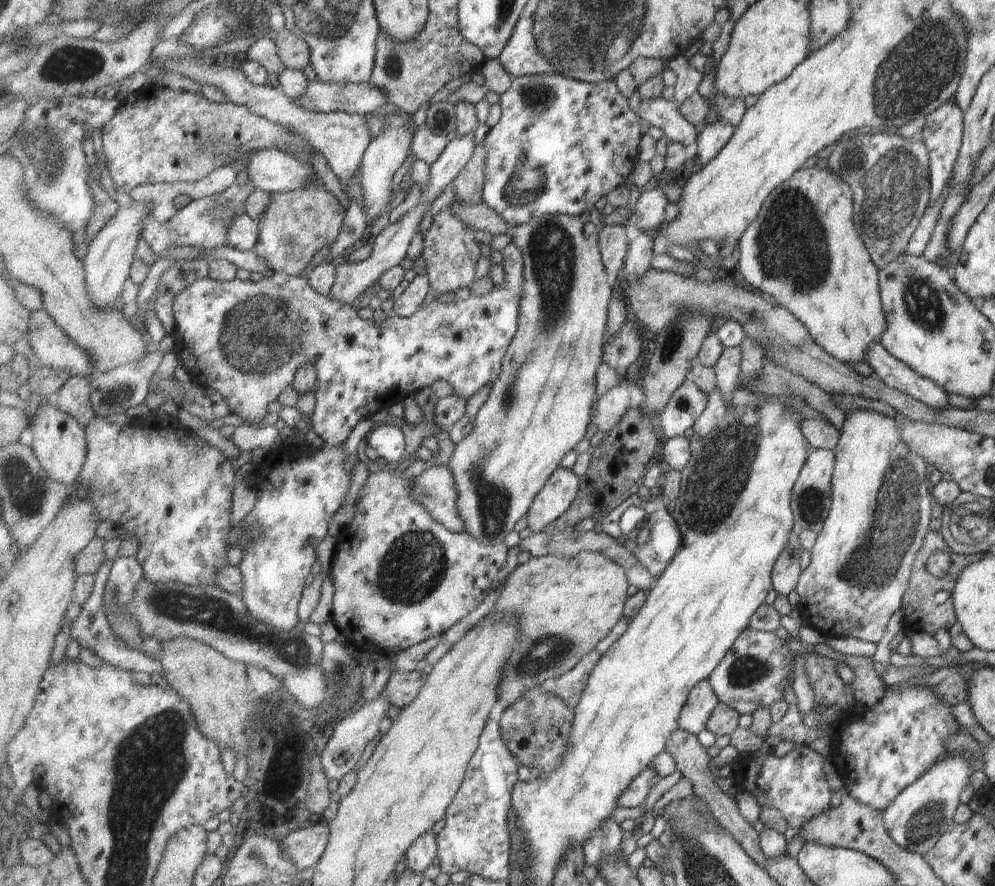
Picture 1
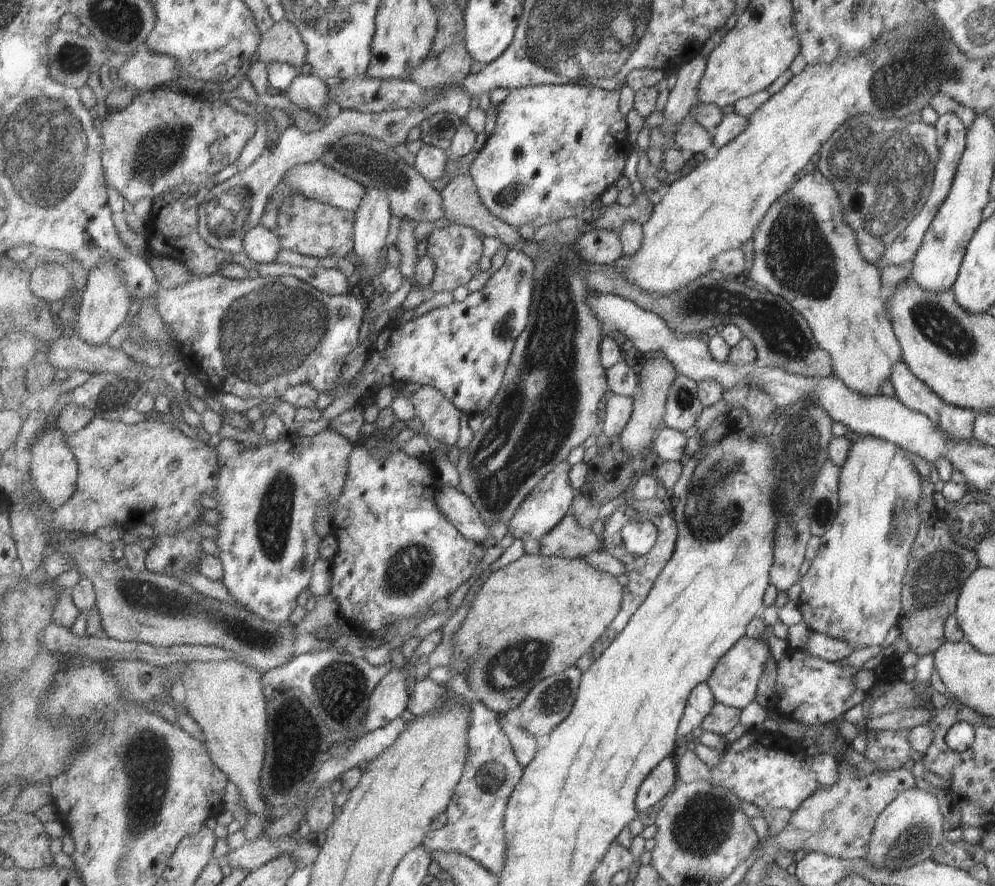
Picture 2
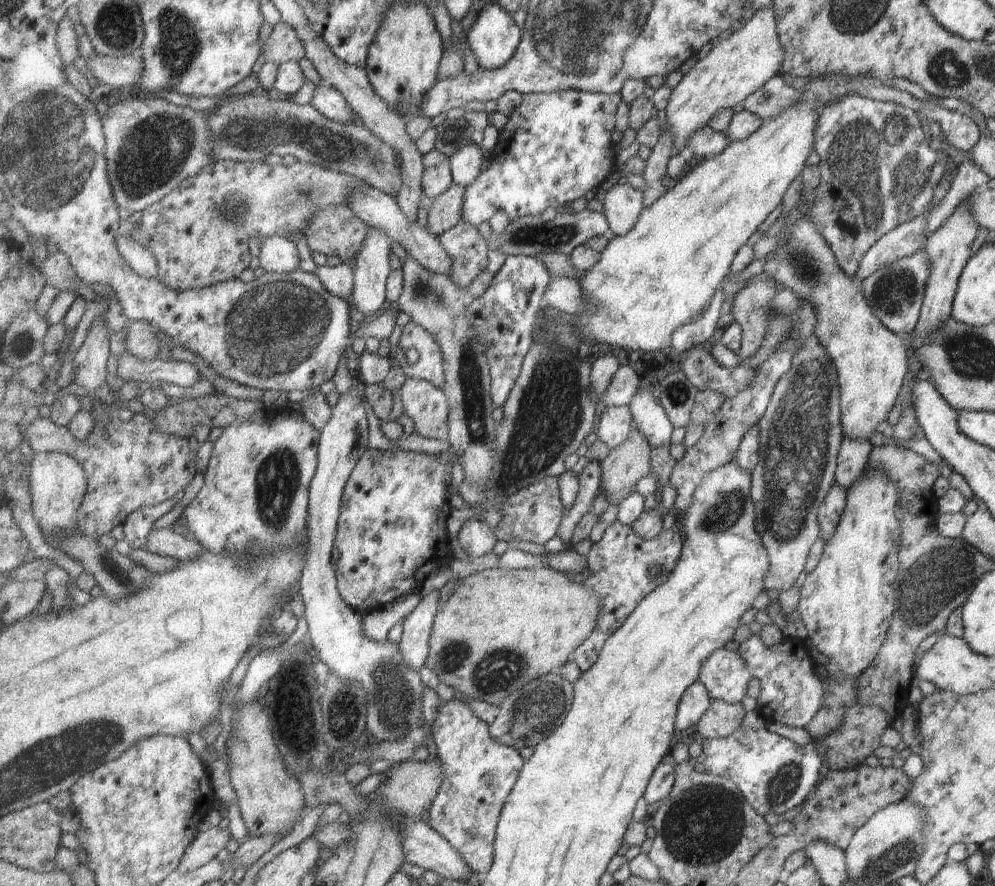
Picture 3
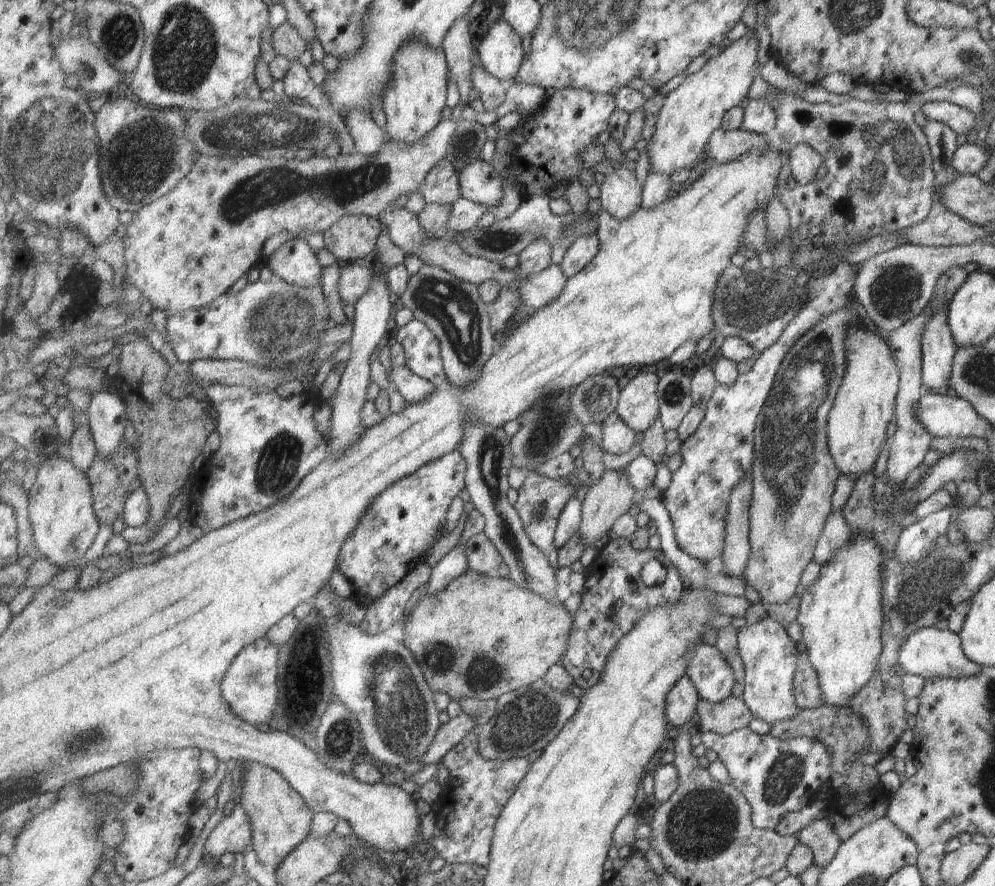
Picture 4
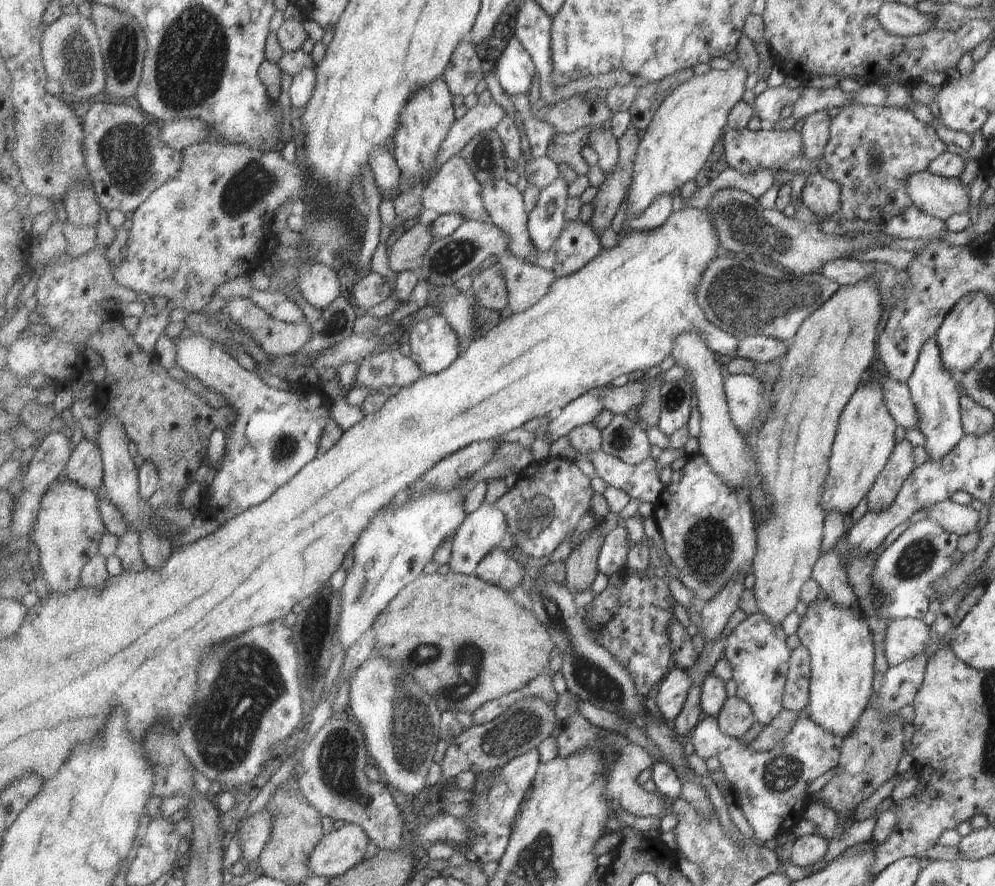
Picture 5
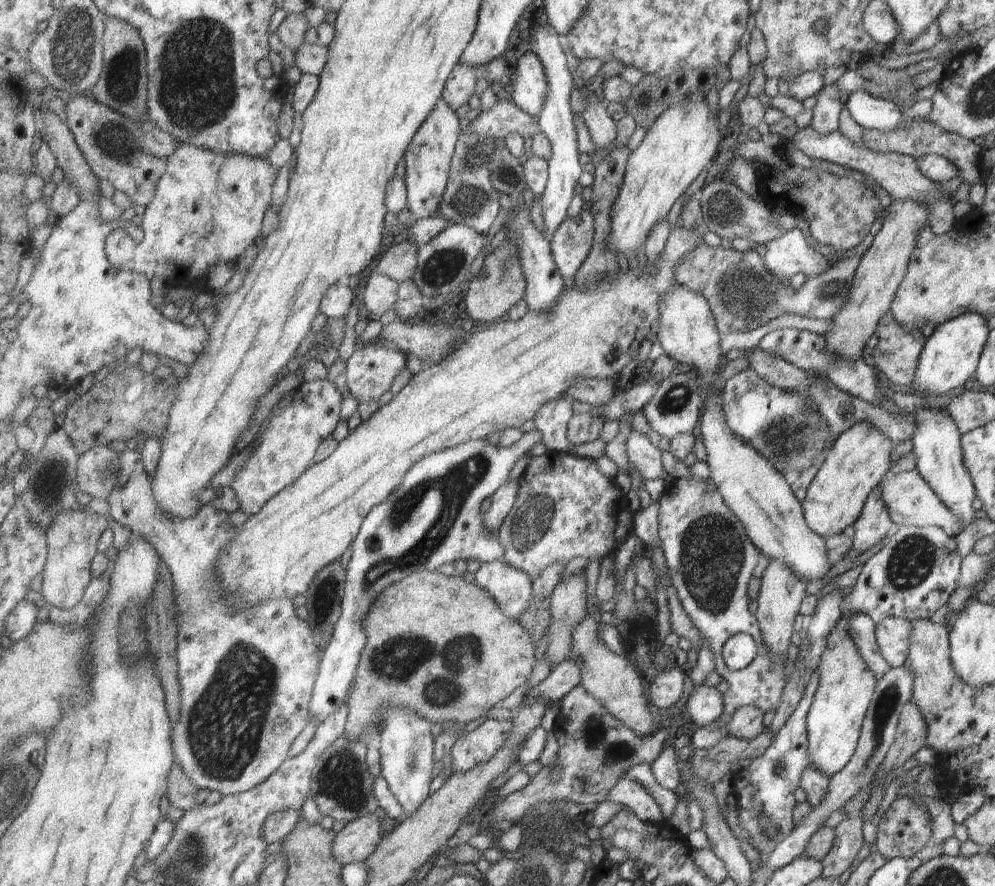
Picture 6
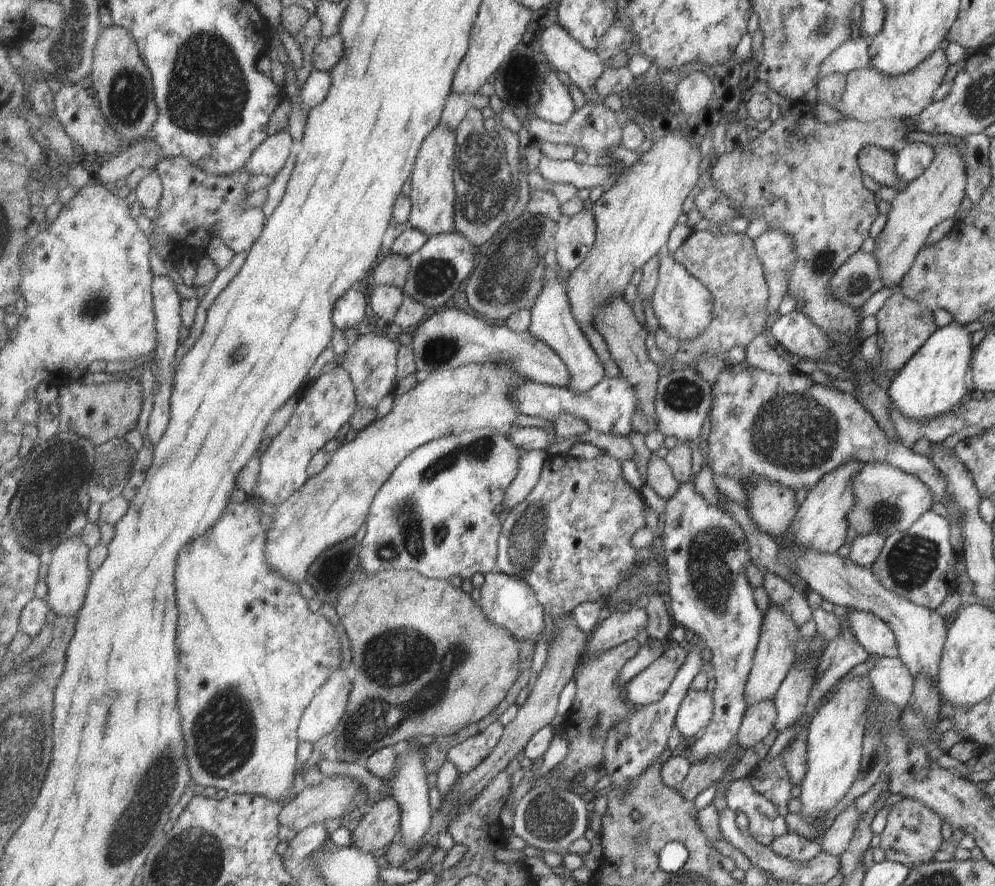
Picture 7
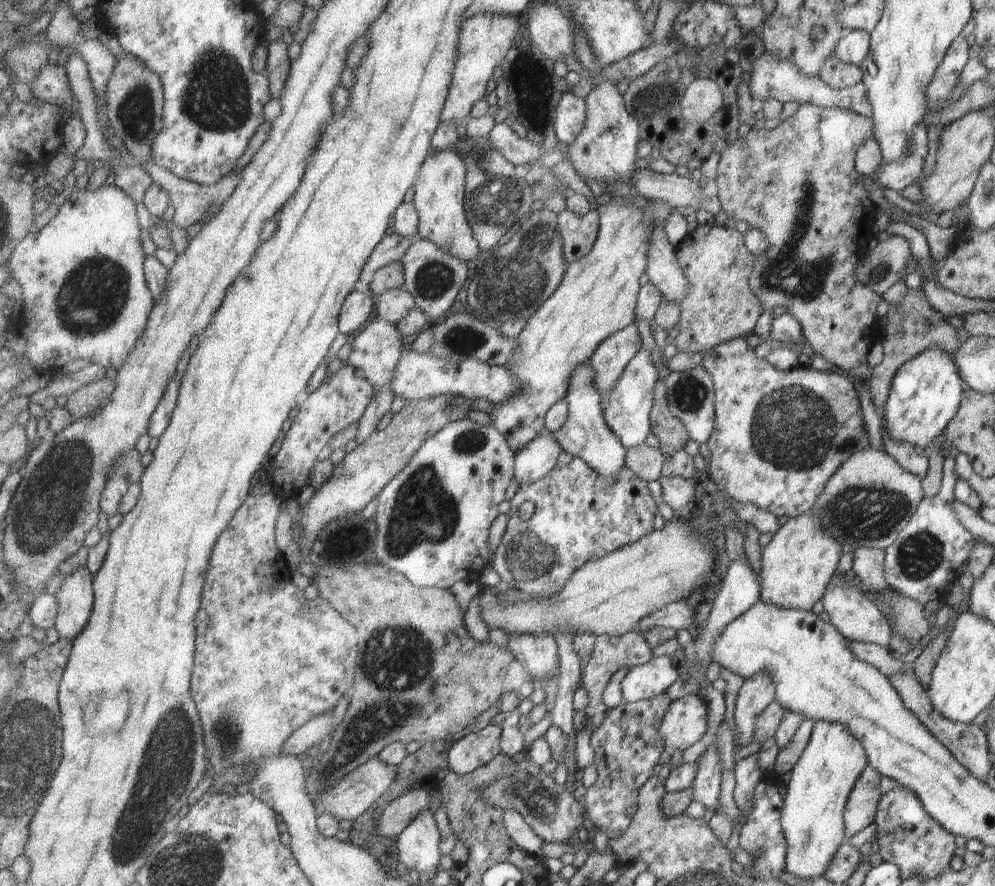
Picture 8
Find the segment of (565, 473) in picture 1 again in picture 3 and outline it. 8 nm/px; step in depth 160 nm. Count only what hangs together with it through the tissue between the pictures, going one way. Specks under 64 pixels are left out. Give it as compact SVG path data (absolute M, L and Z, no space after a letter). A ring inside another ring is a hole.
M549 477L541 482L524 488L512 497L495 504L492 508L501 510L502 519L494 528L495 536L499 540L513 541L527 540L535 544L547 544L551 538L558 535L560 524L566 506L562 501L560 477Z

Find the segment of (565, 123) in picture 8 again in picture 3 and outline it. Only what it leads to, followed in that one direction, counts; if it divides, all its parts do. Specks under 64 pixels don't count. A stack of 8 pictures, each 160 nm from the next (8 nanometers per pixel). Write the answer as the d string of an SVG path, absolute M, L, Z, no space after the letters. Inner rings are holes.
M488 3L480 11L467 32L467 43L481 69L493 70L504 67L513 58L522 42L523 30L519 29L512 14L501 3Z

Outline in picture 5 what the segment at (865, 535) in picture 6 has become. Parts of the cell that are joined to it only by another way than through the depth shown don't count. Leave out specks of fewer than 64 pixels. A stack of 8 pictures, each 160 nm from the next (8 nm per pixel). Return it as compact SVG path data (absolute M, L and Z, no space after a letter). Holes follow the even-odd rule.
M905 439L893 446L887 464L883 466L883 471L879 472L866 494L869 512L881 512L891 506L899 488L914 468L913 449Z

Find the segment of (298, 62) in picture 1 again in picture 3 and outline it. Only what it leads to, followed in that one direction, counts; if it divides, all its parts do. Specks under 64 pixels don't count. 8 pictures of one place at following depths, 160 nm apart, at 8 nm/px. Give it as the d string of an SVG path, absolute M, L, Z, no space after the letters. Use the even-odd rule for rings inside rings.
M279 21L273 29L273 34L264 41L261 58L264 62L280 65L287 61L297 61L307 58L304 42L297 31L285 21Z

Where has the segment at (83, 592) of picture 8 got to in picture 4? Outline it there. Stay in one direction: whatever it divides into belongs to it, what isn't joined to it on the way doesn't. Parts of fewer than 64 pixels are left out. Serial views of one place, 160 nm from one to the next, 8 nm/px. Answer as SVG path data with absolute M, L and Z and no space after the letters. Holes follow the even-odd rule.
M66 455L46 458L37 470L36 481L28 492L30 521L39 550L56 565L79 564L99 534L94 493L87 475Z

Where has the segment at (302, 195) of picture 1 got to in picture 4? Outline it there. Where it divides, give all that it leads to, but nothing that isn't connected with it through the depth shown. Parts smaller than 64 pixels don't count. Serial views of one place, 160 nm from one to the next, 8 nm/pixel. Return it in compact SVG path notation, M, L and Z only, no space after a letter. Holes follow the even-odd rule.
M369 215L344 216L323 233L326 249L347 263L365 258L377 248L381 223Z

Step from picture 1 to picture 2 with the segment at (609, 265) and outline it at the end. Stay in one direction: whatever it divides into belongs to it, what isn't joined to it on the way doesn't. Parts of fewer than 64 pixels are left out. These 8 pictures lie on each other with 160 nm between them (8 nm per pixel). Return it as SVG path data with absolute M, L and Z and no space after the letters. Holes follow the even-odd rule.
M615 230L585 232L576 239L579 258L589 263L613 265L624 256L619 234Z

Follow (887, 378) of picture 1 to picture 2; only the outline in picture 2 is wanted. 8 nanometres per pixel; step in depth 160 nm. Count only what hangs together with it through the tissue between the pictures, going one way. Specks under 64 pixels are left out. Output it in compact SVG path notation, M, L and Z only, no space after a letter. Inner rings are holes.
M902 361L891 368L889 382L891 382L891 386L895 391L894 398L909 410L923 414L939 432L947 434L953 440L967 440L972 437L972 425L976 413L971 410L965 410L965 408L955 408L955 406L943 402L935 392L931 392L923 382L913 376Z

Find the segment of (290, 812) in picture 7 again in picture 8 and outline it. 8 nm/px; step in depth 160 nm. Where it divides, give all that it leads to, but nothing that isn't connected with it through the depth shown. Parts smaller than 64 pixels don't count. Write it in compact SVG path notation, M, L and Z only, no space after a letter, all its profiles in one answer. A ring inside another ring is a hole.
M373 758L362 767L357 768L351 774L347 774L341 782L337 782L327 794L323 794L321 798L317 798L314 802L316 811L326 814L333 814L337 820L357 821L369 808L377 802L379 796L386 794L391 789L391 784L395 782L397 774L397 766L389 766L383 758Z

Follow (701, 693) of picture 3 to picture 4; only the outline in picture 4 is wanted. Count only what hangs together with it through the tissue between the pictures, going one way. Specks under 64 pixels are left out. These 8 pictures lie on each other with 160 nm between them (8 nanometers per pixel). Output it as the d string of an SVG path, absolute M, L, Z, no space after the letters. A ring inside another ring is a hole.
M685 676L675 684L667 697L666 717L674 728L683 724L695 723L697 717L697 704L702 696L689 676Z

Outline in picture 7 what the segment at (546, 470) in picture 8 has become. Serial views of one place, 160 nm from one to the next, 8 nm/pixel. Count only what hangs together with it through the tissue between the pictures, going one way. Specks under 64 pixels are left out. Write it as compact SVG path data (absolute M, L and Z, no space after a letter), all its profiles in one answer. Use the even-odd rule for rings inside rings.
M529 450L520 453L519 471L515 481L505 494L502 509L511 511L515 506L519 506L529 498L535 486L541 480L545 464L550 458L543 450Z

